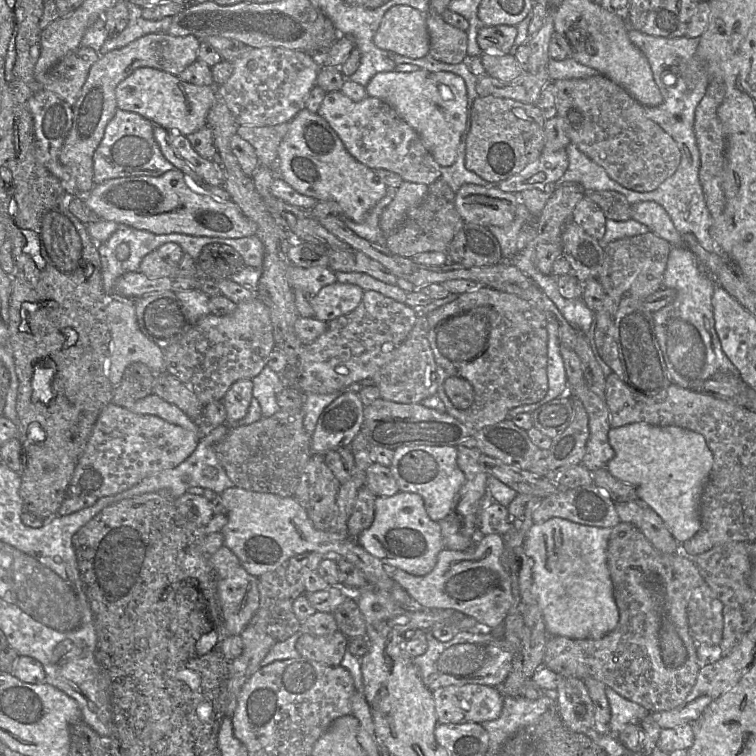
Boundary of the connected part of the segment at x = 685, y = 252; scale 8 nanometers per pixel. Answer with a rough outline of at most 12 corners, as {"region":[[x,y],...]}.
{"region":[[671,248],[652,313],[670,382],[698,391],[739,374],[723,352],[715,281],[695,255]]}

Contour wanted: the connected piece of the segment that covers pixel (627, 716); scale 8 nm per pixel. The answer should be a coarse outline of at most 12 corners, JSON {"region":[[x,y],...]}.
{"region":[[610,687],[605,694],[611,711],[609,733],[618,736],[629,723],[649,713]]}

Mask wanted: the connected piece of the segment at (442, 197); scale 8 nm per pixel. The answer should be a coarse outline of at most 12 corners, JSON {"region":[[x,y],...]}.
{"region":[[441,177],[386,240],[398,256],[447,253],[465,222]]}

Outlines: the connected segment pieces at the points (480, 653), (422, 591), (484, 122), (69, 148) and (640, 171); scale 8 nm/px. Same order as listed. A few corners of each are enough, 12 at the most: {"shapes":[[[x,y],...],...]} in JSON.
{"shapes":[[[426,631],[413,658],[425,686],[500,687],[514,648],[489,631]],[[502,535],[443,549],[425,576],[391,575],[424,608],[490,631],[512,605]],[[477,97],[465,167],[497,184],[545,145],[536,104]],[[151,33],[100,56],[73,106],[59,161],[77,196],[96,185],[93,155],[136,69],[179,76],[200,40]],[[600,73],[553,83],[569,140],[627,189],[675,173],[677,143]]]}

